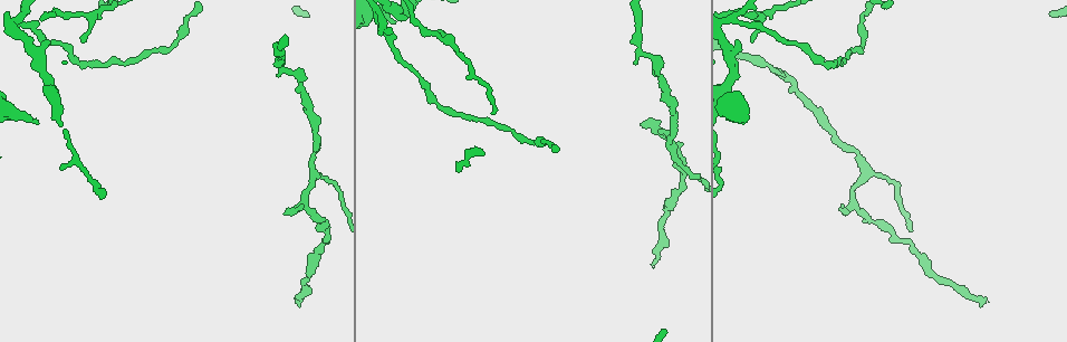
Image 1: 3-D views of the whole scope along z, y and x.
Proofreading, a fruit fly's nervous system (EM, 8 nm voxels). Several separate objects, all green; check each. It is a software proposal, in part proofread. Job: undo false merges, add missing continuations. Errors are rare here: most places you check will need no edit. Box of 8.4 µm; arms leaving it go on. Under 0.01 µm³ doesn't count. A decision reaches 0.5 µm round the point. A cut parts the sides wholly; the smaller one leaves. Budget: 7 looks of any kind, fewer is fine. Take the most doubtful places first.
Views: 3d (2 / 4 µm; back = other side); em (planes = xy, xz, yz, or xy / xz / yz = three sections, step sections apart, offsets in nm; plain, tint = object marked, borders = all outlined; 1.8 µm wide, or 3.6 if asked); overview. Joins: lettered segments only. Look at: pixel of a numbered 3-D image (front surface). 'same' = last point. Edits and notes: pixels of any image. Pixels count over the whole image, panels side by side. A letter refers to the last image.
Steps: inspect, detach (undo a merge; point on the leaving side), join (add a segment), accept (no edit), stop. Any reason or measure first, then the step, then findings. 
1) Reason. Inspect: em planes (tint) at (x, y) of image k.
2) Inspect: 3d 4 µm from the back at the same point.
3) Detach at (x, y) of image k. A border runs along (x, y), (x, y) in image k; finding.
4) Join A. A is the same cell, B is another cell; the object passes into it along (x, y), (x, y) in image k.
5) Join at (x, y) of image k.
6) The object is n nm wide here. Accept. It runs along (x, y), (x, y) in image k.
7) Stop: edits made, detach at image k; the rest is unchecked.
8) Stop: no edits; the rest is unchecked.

Long arm stops here. Inspect: em planes (plain) at (394, 23) of image 1.

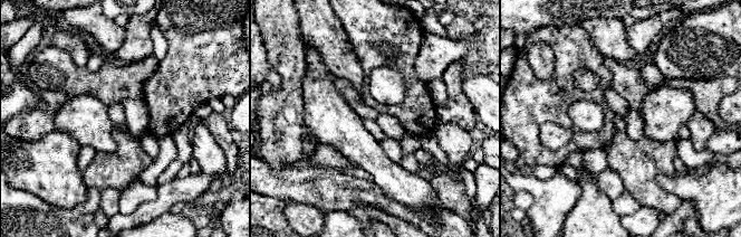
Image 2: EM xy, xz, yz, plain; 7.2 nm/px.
See the neighbours. Inspect: em planes (borders) at the same point.

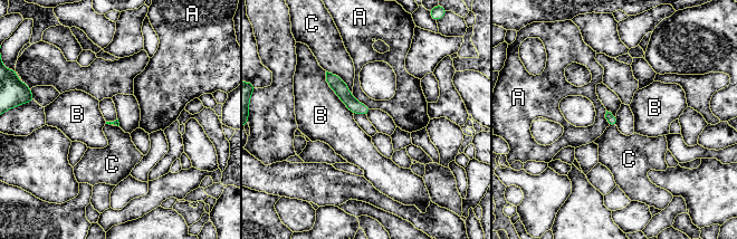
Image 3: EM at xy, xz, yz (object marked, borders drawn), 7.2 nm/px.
The longest contact is with B, 360 nm. Accept. A, B and C are other cells; a border runs along (352, 95), (371, 108) in image 3; none of them fits.

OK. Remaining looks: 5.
Sharp bend. Inspect: em yz step 8 (tint) at (305, 205) of image 1.

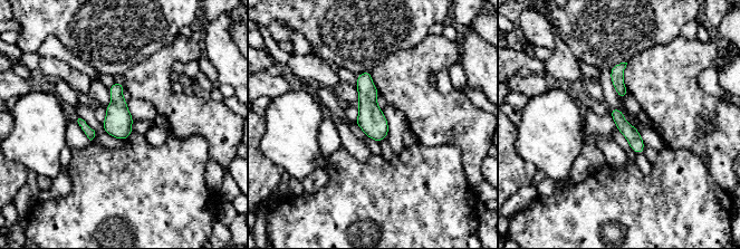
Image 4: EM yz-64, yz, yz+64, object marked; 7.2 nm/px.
Cut it another way. Inspect: em planes (borders) at the same point.

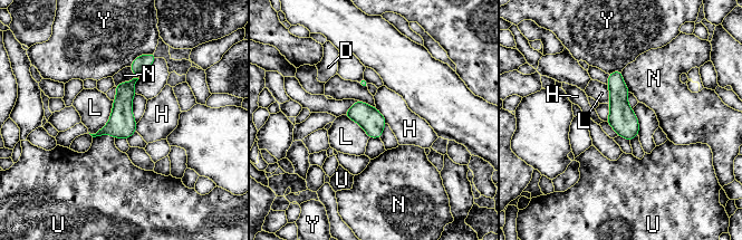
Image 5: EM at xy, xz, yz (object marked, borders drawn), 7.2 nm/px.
The object is 180 nm wide here. Accept. D, H, L, N, U and Y are other cells; all the same cell.

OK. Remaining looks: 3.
End of a long branch. Inspect: em planes (tint) at (653, 265) of image 1.

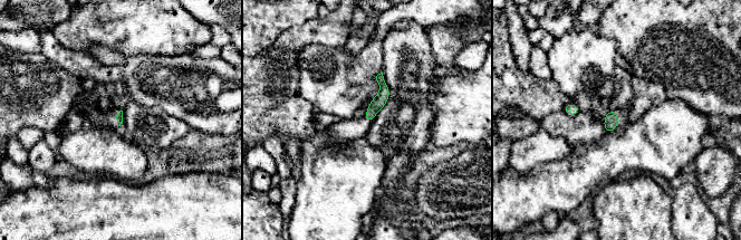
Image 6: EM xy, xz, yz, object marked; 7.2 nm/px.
What lies round it. Inspect: em planes (borders) at the same point.

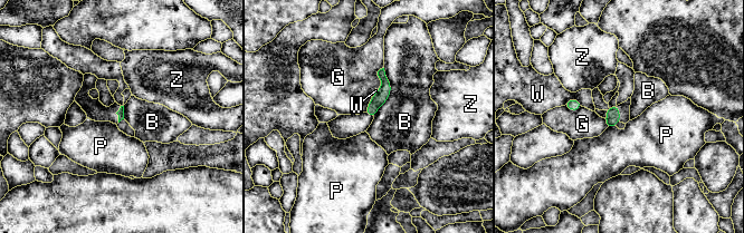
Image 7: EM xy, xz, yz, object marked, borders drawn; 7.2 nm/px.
Accept. B, G, P, W and Z are other cells; a border runs along (384, 68), (390, 95), (373, 116) in image 7; no lettered segment goes on from it.

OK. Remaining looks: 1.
Stop: no edits; the rest is unchecked.

